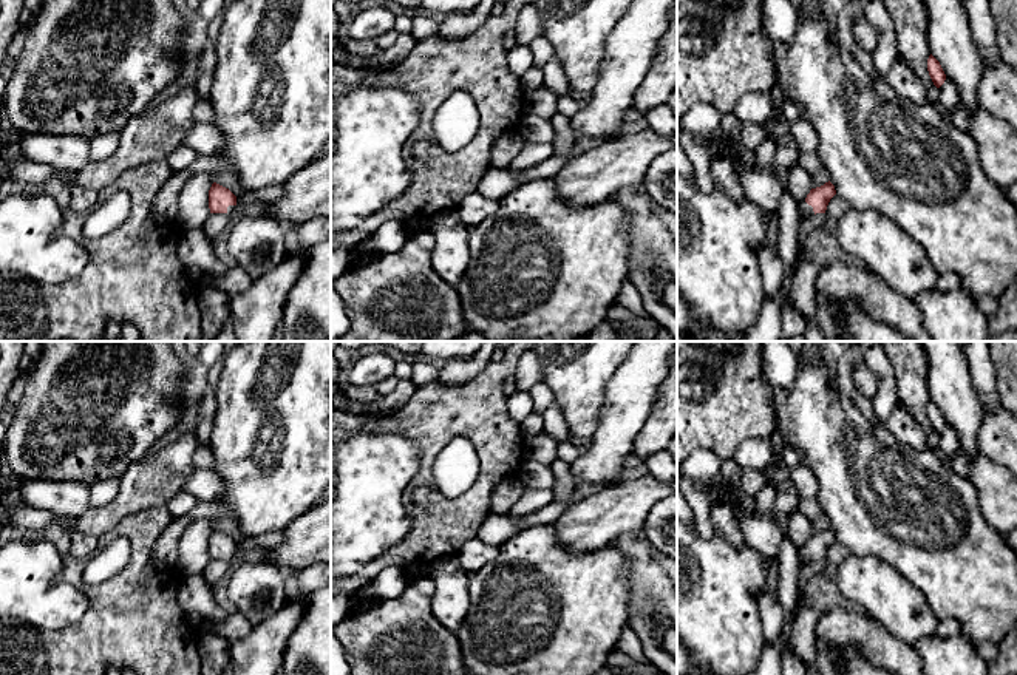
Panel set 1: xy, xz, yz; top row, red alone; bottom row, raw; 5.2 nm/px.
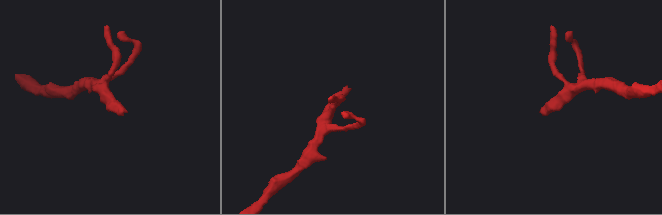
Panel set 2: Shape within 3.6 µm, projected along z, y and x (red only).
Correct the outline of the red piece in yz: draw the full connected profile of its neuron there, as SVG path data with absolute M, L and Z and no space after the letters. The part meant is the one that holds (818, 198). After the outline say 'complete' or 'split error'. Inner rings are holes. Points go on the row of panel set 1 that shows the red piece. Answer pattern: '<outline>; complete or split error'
M828 181L811 188L805 201L798 205L799 219L816 213L825 213L830 199L836 195L835 185Z; split error

